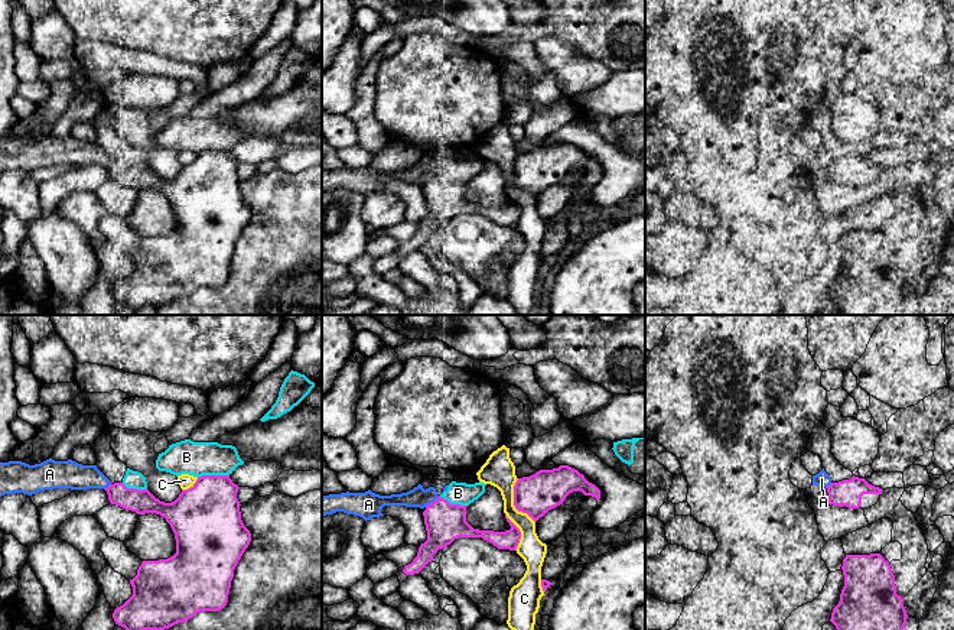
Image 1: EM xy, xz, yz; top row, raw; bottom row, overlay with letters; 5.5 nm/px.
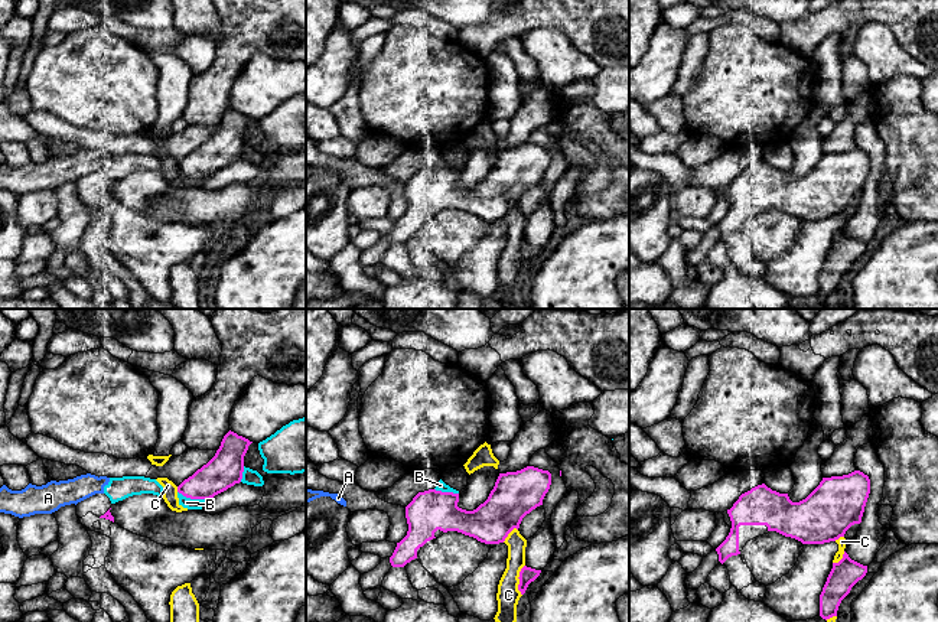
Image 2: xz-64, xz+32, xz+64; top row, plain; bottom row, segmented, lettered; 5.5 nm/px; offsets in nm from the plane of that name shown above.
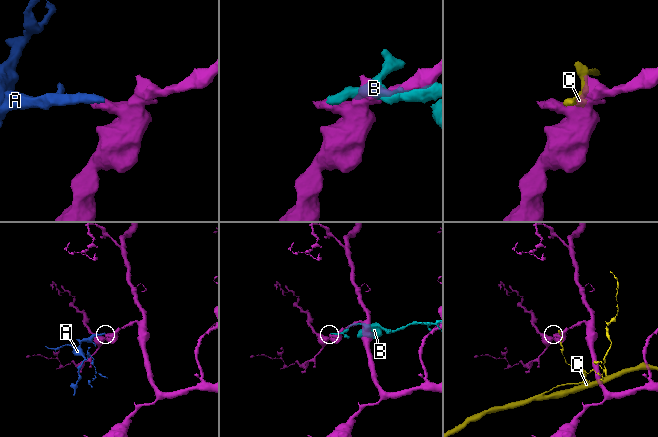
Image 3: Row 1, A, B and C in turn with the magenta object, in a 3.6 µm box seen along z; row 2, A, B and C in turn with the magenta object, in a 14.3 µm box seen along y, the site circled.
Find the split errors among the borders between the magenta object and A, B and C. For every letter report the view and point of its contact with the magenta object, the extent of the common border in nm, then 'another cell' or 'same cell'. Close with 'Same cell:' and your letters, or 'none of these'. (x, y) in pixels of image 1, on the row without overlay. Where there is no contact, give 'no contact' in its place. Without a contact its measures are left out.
A: xz (433, 178) | 110 nm | another cell
B: xy (212, 152) | 180 nm | another cell
C: xz (514, 179) | 260 nm | another cell
Same cell: none of these

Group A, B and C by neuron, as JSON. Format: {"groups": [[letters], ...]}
{"groups": [["A", "B"], ["C"]]}

